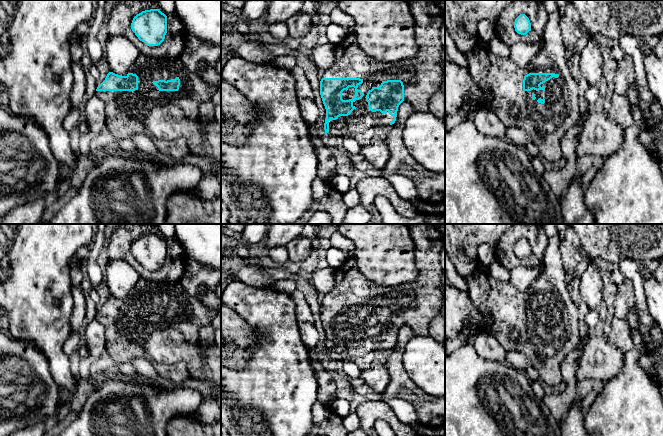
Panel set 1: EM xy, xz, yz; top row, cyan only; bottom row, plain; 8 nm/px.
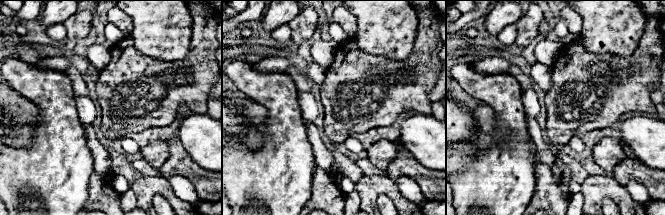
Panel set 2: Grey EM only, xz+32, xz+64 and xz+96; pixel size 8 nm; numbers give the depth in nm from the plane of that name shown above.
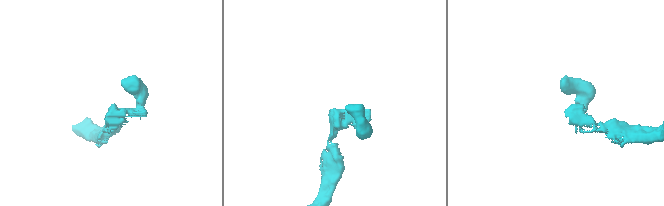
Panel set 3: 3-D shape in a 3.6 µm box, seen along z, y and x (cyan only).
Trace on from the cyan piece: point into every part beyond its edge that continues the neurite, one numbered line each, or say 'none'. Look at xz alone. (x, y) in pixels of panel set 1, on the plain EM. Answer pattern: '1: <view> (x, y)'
1: xz (421, 300)

